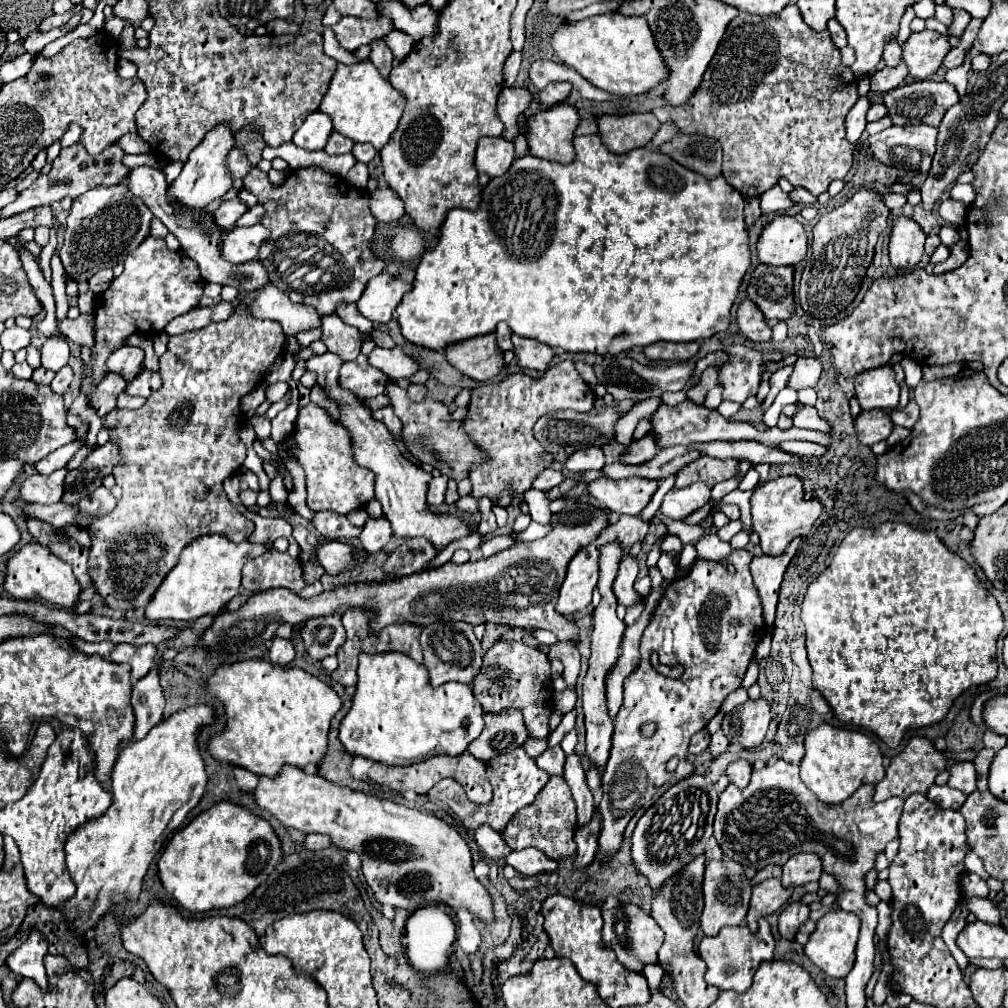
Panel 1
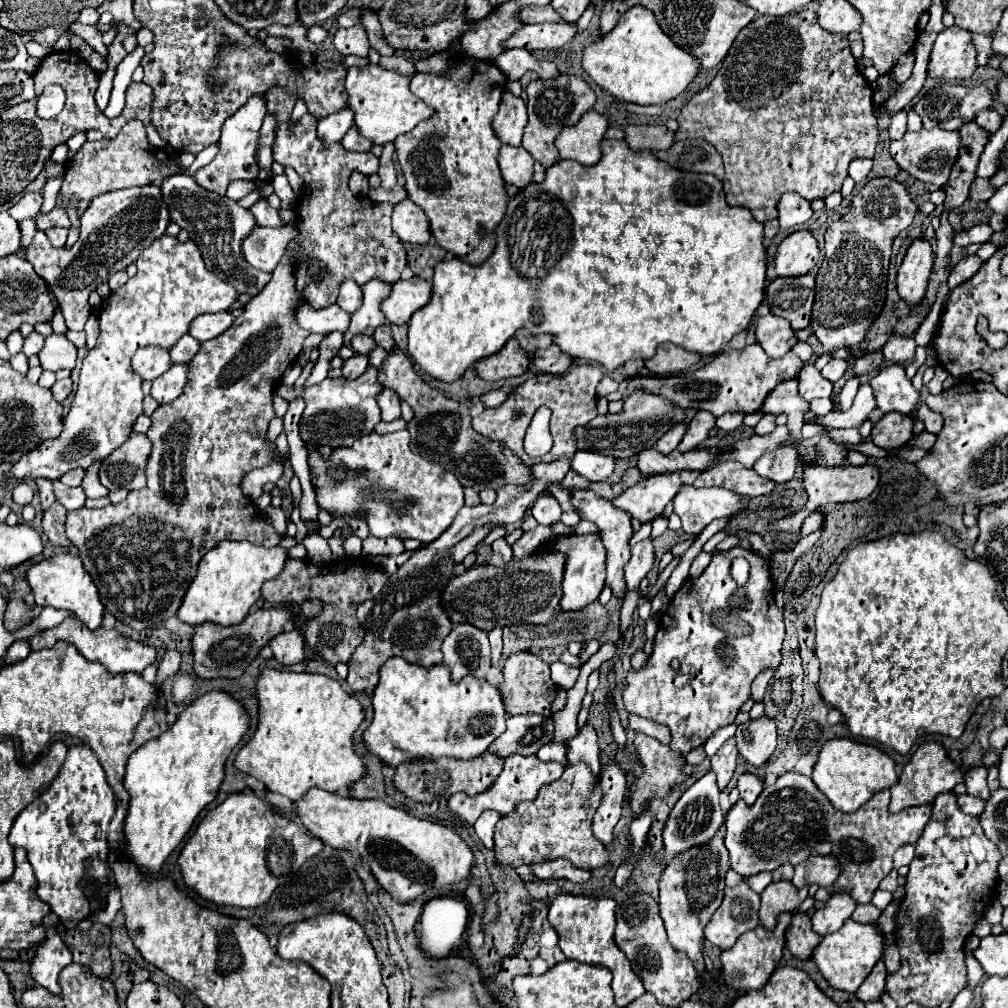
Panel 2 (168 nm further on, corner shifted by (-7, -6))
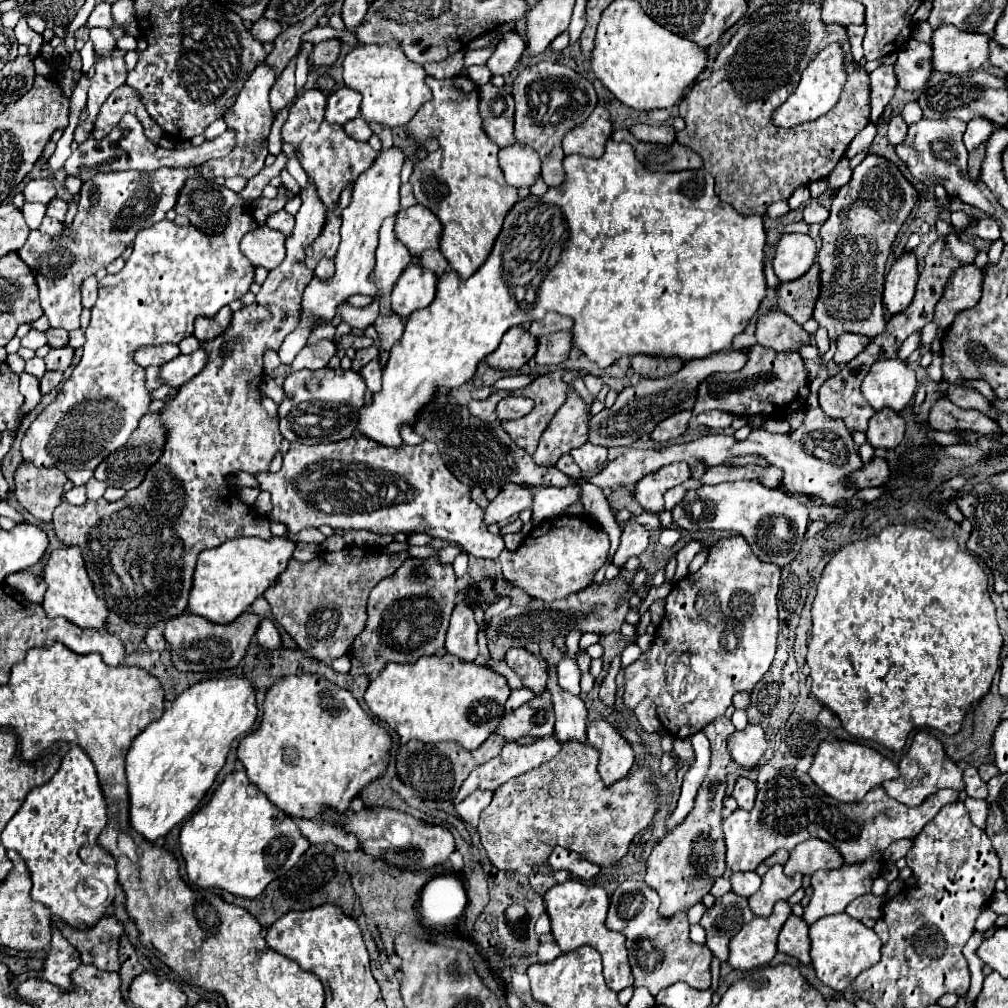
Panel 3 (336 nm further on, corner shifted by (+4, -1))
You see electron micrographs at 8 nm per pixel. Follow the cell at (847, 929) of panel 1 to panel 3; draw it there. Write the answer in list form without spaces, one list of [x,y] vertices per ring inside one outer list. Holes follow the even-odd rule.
[[[845,912],[819,918],[819,922],[811,924],[809,938],[811,938],[811,960],[817,978],[837,992],[843,992],[863,970],[867,970],[881,958],[883,942],[879,940],[879,936],[863,922],[851,918]]]

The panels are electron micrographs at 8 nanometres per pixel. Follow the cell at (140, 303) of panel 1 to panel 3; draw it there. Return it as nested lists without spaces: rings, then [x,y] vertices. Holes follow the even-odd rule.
[[[233,206],[227,214],[227,222],[223,226],[221,232],[205,232],[193,224],[185,224],[185,226],[179,226],[175,224],[173,220],[161,220],[161,222],[155,222],[151,228],[145,228],[137,234],[137,238],[133,240],[133,254],[129,256],[129,260],[125,262],[123,270],[119,270],[117,274],[107,274],[101,282],[99,282],[99,298],[95,302],[95,306],[91,308],[91,324],[89,328],[85,330],[85,336],[87,336],[87,342],[83,346],[83,356],[81,356],[81,362],[75,366],[75,370],[71,372],[69,380],[63,384],[59,396],[49,404],[45,406],[45,410],[33,420],[33,424],[29,426],[29,430],[25,432],[23,436],[23,442],[21,442],[21,452],[23,452],[23,458],[27,462],[33,462],[35,466],[41,466],[41,468],[47,468],[47,466],[57,466],[61,470],[81,470],[81,468],[89,468],[89,470],[95,470],[111,452],[115,452],[117,448],[121,448],[131,432],[139,426],[139,420],[147,414],[149,410],[149,404],[151,404],[151,394],[153,390],[147,390],[145,386],[145,368],[141,368],[135,360],[133,360],[133,354],[141,348],[141,346],[159,346],[159,344],[165,344],[165,342],[171,342],[171,344],[179,344],[183,338],[191,336],[193,334],[193,324],[195,324],[195,318],[203,316],[203,318],[211,318],[215,316],[225,304],[237,300],[237,298],[243,298],[247,292],[249,292],[249,286],[253,284],[253,278],[255,278],[255,266],[241,254],[239,250],[239,242],[243,238],[243,234],[247,234],[249,230],[255,230],[257,228],[257,222],[255,218],[251,216],[251,210],[249,206]]]

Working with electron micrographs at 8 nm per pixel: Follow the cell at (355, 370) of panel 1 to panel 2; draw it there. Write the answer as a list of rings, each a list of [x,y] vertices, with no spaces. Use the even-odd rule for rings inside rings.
[[[368,367],[368,369],[364,371],[364,375],[360,375],[358,379],[340,379],[340,377],[336,377],[336,379],[324,379],[320,385],[314,385],[314,387],[304,389],[304,391],[302,391],[302,389],[294,389],[294,387],[286,387],[286,385],[278,385],[274,393],[280,395],[282,399],[296,399],[296,397],[300,397],[300,395],[306,399],[306,409],[304,409],[302,421],[300,421],[300,435],[302,435],[302,439],[304,439],[306,443],[310,443],[310,445],[314,445],[314,447],[316,447],[316,445],[348,447],[348,445],[352,445],[356,439],[360,439],[360,437],[372,433],[374,427],[376,427],[376,423],[380,421],[380,407],[378,407],[376,397],[380,395],[382,387],[380,387],[380,383],[378,383],[376,377],[378,377],[378,371],[376,371],[374,367]]]

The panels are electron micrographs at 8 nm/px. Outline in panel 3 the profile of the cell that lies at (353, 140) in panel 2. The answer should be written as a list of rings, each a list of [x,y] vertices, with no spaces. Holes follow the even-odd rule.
[[[357,116],[357,118],[353,118],[353,120],[349,120],[345,126],[345,132],[347,132],[347,136],[349,138],[353,138],[353,140],[359,140],[359,142],[367,142],[369,138],[371,138],[371,128],[369,128],[369,124],[367,122],[363,122],[363,118],[361,116]]]

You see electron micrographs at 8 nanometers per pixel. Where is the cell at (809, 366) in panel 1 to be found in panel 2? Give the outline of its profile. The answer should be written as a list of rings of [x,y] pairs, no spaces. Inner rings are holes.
[[[830,359],[826,363],[826,367],[822,369],[822,377],[828,379],[830,383],[836,383],[846,371],[846,361],[844,359]]]

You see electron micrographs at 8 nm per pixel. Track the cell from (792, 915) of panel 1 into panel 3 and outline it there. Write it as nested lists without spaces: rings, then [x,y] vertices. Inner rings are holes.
[[[791,914],[779,934],[779,952],[797,958],[801,964],[811,964],[809,958],[809,924]]]

